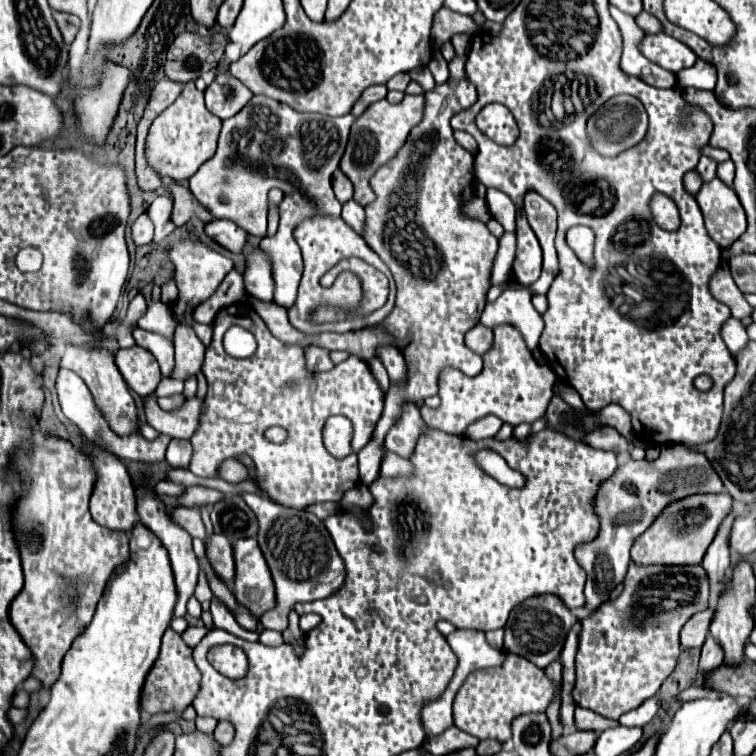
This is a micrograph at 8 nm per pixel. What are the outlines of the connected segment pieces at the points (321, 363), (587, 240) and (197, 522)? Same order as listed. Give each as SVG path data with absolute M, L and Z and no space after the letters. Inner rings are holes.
M310 346L307 349L306 363L309 369L315 369L315 371L327 371L335 365L331 361L330 351L318 346Z
M571 227L567 231L567 245L583 263L593 263L593 243L595 233L587 227Z
M175 507L171 511L171 521L175 525L183 527L191 537L199 537L199 539L207 541L205 527L203 527L203 521L201 521L197 507Z

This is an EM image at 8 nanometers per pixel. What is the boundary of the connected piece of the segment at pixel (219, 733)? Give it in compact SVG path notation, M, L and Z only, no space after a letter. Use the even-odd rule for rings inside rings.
M219 721L213 735L221 745L231 745L231 741L233 741L233 725L229 721Z

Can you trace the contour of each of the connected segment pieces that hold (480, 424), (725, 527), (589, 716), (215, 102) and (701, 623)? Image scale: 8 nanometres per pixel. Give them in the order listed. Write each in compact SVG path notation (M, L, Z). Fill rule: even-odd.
M487 415L487 417L481 417L479 421L471 423L471 425L467 427L465 435L471 437L471 439L475 439L475 441L477 441L477 439L485 439L485 437L495 437L495 435L499 433L501 425L503 425L503 421L501 421L499 417Z
M739 509L731 511L731 517L727 517L727 521L723 521L723 525L719 527L719 533L715 535L715 541L709 545L707 555L703 559L703 569L707 573L707 579L711 583L721 583L727 579L725 571L729 567L729 549L727 549L727 533L731 531L731 521L737 515Z
M577 707L575 709L575 723L577 723L577 729L581 731L605 731L609 727L617 727L619 723L617 721L611 721L611 719L605 719L593 711L587 711L583 707Z
M229 71L219 73L215 81L205 89L205 105L219 119L229 119L237 115L243 105L251 101L253 93Z
M707 607L705 611L701 613L695 613L687 625L683 627L683 633L681 633L681 645L683 647L701 647L709 635L709 625L713 621L713 615L715 615L715 609L713 607Z

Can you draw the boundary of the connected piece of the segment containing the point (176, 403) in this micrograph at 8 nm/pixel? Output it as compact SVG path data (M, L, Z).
M173 395L173 397L163 397L163 399L159 399L159 407L161 407L163 411L175 411L175 409L179 409L183 403L185 403L185 397L183 397L183 395Z

